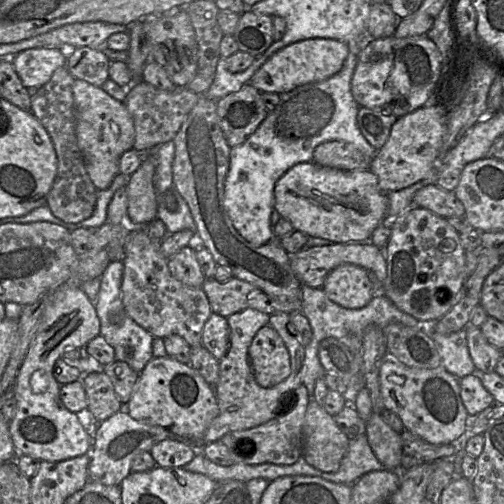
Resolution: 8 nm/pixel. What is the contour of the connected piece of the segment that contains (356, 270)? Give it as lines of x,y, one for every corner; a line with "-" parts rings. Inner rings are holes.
342,264
333,269
322,289
332,302
346,309
363,308
375,295
372,275
353,264

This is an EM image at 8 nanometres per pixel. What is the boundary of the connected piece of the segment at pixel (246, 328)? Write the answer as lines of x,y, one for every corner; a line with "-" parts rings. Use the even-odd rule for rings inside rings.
247,308
226,318
230,326
229,347
224,357
219,360
219,377
214,386
218,414
199,444
217,442
228,433
255,428
267,423
287,408
294,390
298,387
296,380
302,382
302,370
299,367
298,379
295,376
291,381
291,377
288,377
272,388
263,388
257,384
251,369
248,350
258,330
269,324
269,317
266,313

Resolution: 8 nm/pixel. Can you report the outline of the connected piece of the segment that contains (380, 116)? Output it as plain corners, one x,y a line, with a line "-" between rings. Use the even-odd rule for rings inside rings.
360,107
357,115
358,127
366,140
377,150
387,142
392,126
397,121
390,107

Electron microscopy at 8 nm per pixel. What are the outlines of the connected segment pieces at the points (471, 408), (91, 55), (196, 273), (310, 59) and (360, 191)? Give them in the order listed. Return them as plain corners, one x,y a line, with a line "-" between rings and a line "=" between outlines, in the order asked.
478,372
459,379
459,386
462,403
470,418
476,417
494,401
493,396
483,386
=
75,47
67,58
67,69
75,79
99,86
109,78
111,61
102,48
=
188,245
167,259
171,275
181,283
202,288
205,276
196,259
196,246
=
326,38
305,39
274,53
248,82
261,93
283,94
298,86
324,81
337,74
349,54
344,42
=
314,162
298,163
287,170
274,187
274,209
287,219
295,230
308,237
319,237
332,243
370,242
374,230
386,220
388,199
369,169
340,170
323,167

